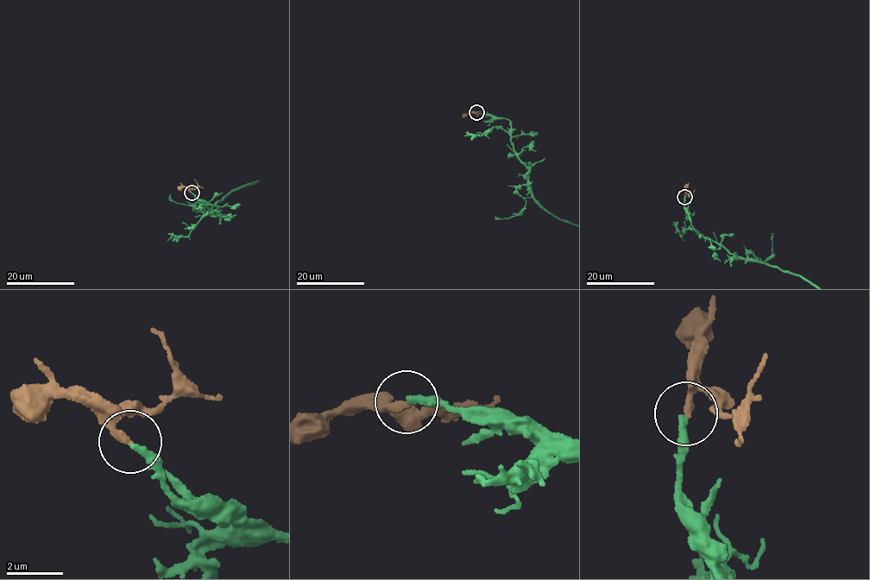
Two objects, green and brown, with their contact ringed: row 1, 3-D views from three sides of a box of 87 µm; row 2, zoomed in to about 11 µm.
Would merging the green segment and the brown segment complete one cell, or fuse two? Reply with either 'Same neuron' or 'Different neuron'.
Same neuron

